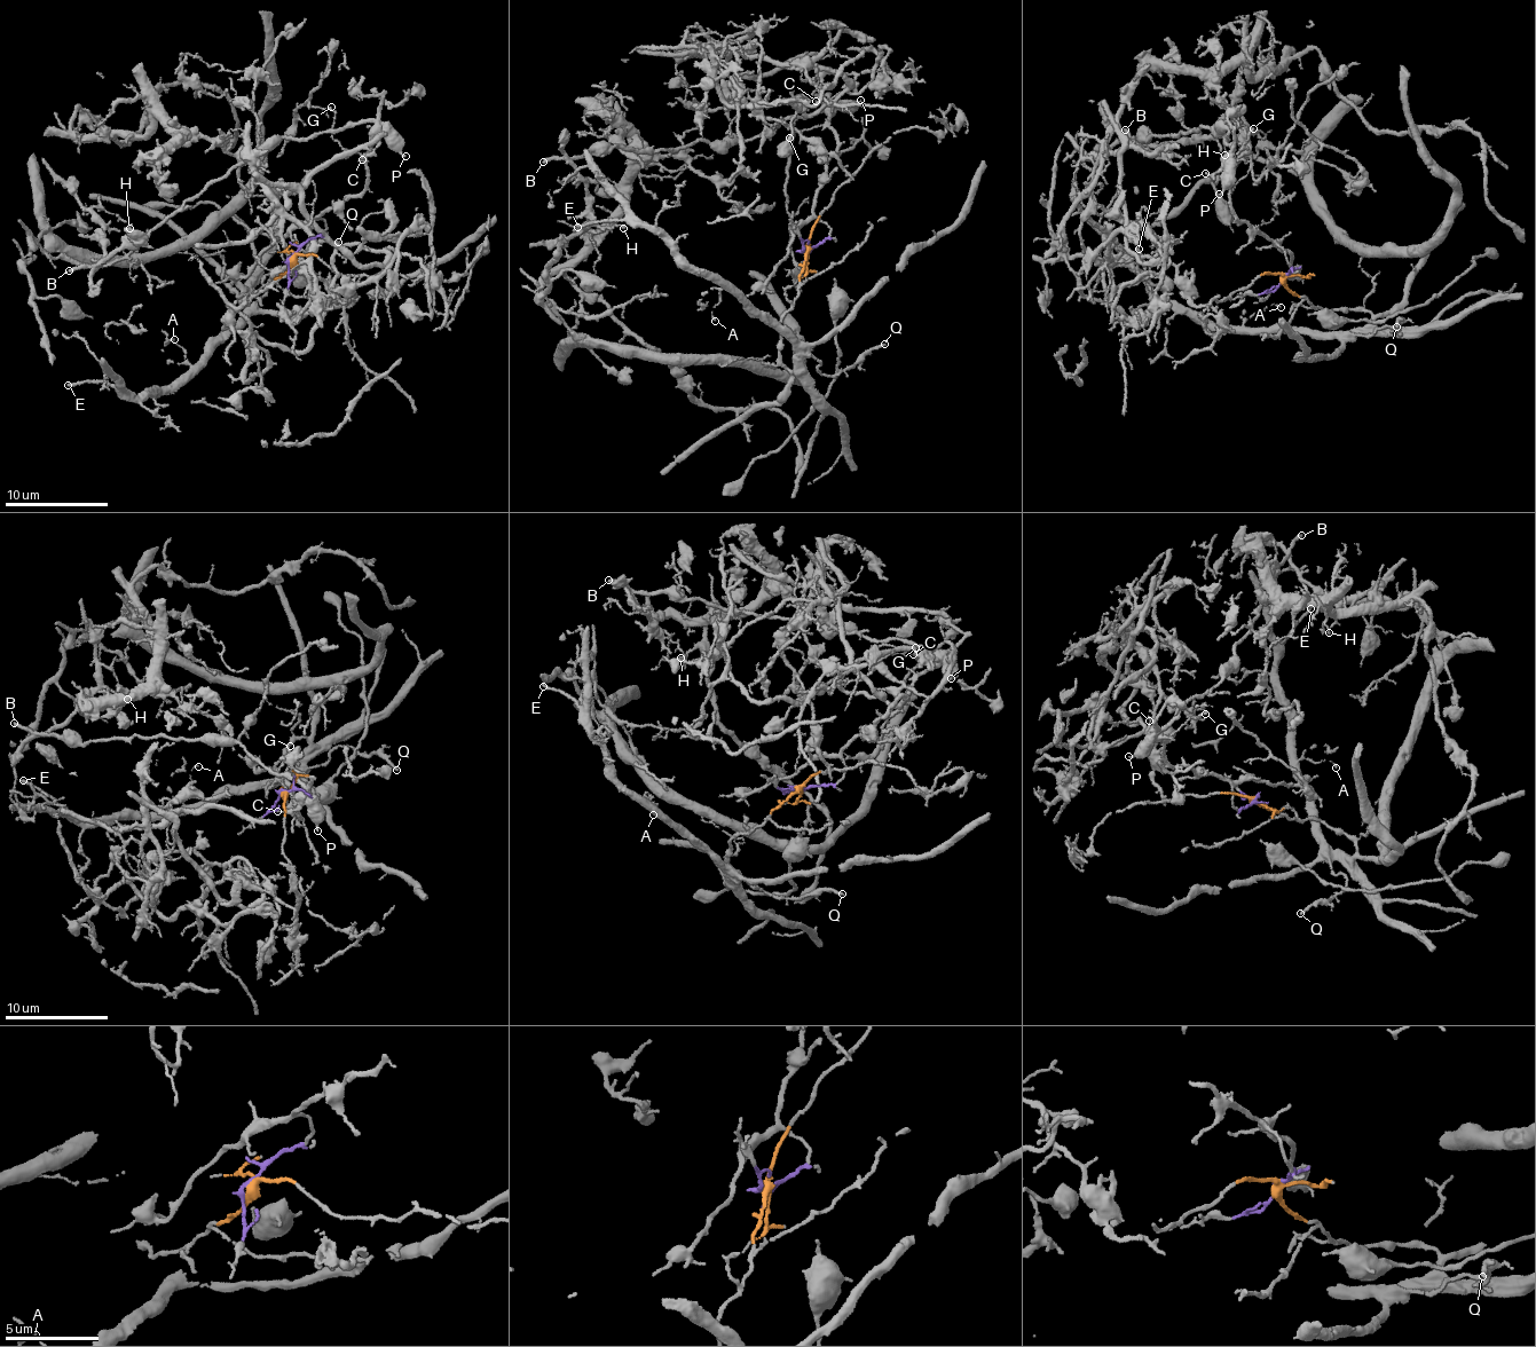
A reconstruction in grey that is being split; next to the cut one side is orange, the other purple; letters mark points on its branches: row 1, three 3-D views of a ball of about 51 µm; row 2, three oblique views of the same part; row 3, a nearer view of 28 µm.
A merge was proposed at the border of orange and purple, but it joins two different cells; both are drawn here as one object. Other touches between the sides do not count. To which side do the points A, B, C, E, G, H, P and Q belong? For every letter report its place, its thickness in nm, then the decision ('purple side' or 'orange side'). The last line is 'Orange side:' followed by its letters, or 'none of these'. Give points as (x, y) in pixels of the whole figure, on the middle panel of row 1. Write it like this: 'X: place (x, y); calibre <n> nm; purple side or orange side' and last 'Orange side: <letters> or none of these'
A: place (715, 321); calibre 90 nm; orange side
B: place (543, 162); calibre 240 nm; purple side
C: place (816, 101); calibre 130 nm; purple side
E: place (577, 227); calibre 200 nm; orange side
G: place (789, 138); calibre 140 nm; purple side
H: place (623, 228); calibre 120 nm; purple side
P: place (860, 100); calibre 180 nm; purple side
Q: place (884, 344); calibre 200 nm; orange side
Orange side: A, E, Q

